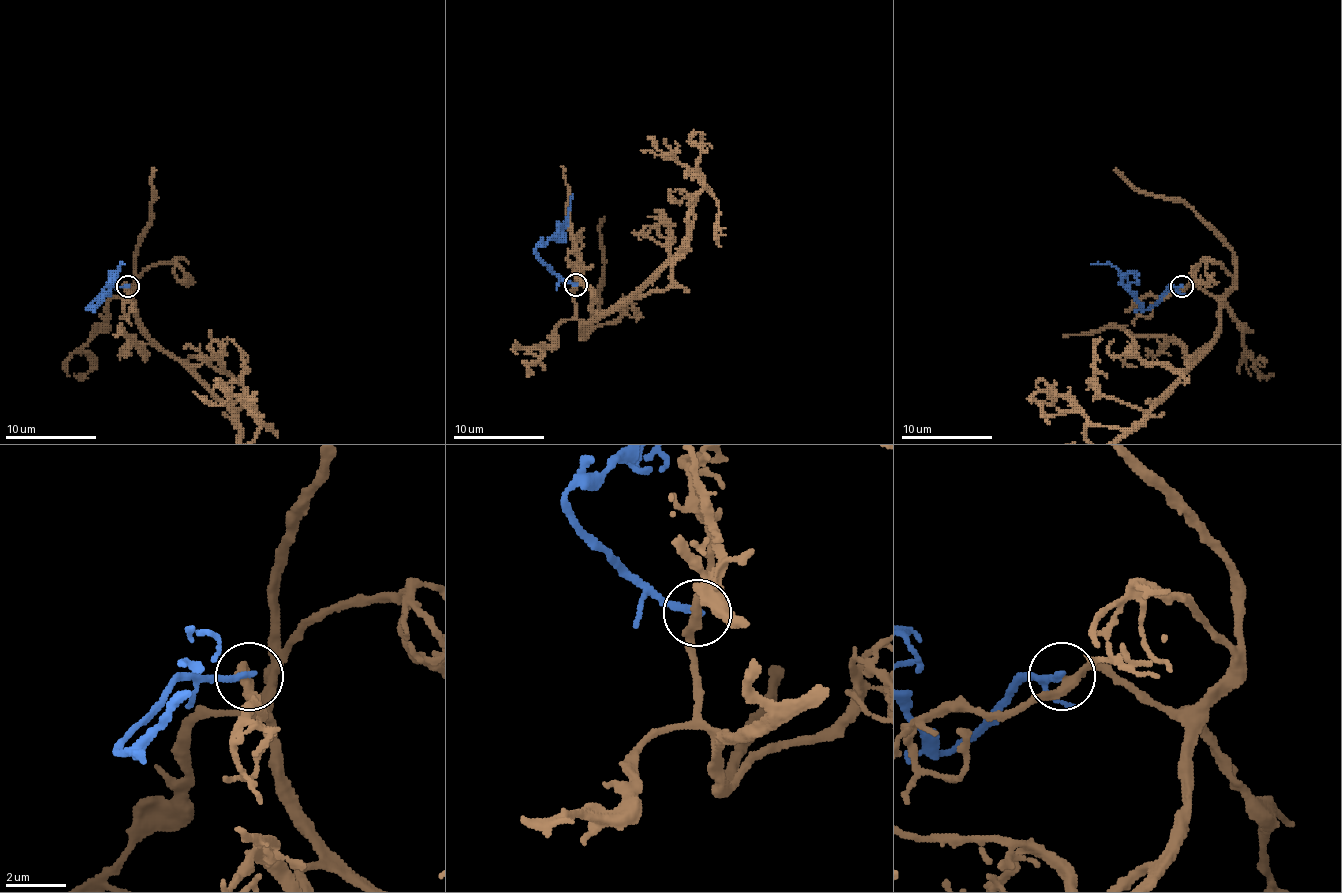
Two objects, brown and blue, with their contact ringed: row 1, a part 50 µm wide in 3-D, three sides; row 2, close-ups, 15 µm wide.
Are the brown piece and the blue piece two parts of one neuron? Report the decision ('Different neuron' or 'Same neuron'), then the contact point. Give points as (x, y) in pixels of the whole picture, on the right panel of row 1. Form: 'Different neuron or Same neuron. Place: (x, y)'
Different neuron. Place: (1182, 286)

